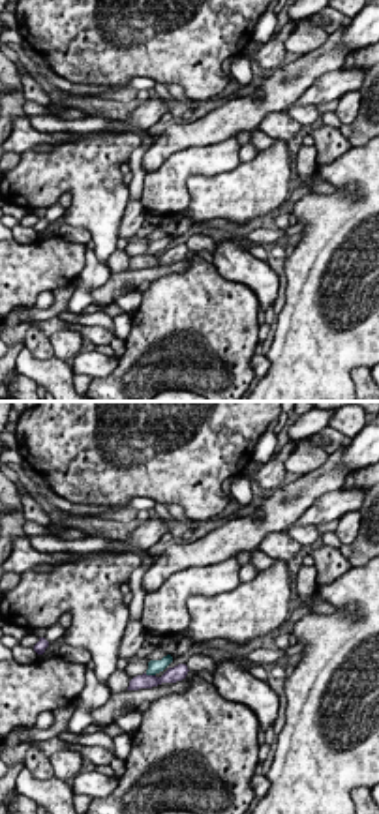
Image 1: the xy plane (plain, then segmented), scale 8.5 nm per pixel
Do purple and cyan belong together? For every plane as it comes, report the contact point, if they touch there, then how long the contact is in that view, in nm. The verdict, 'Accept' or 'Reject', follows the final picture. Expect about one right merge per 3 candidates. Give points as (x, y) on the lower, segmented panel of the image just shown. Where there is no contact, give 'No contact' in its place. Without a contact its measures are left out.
Touches purple at (151, 676). Shared border 100 nm

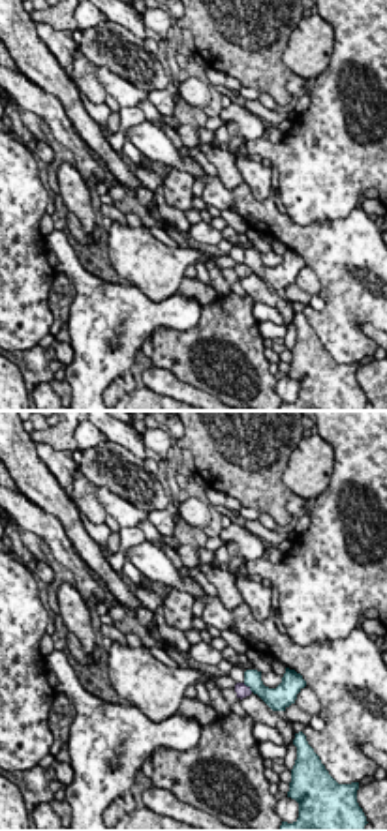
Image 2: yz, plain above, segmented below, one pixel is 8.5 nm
Touches purple at (248, 687). Shared border 120 nm

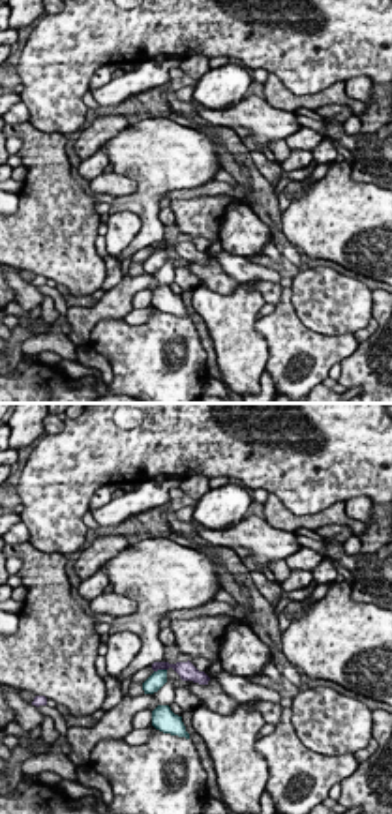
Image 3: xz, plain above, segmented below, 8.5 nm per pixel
Touches purple at (160, 668). Shared border 120 nm

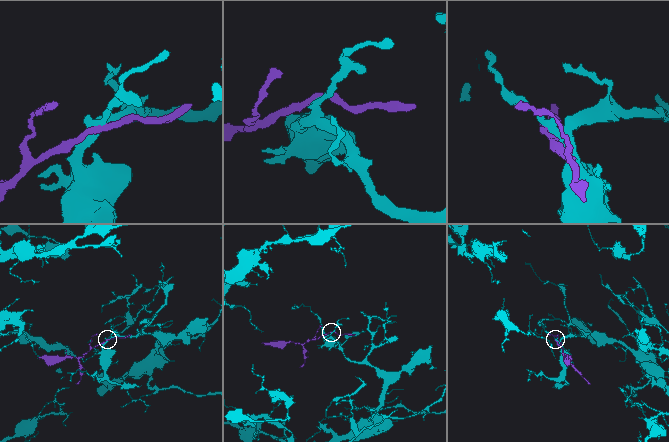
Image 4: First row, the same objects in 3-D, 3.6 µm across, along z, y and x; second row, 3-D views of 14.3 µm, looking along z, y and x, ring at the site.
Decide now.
Reject

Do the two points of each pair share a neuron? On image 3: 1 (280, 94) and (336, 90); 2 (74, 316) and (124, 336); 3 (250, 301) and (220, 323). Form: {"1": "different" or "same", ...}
{"1": "same", "2": "different", "3": "same"}

